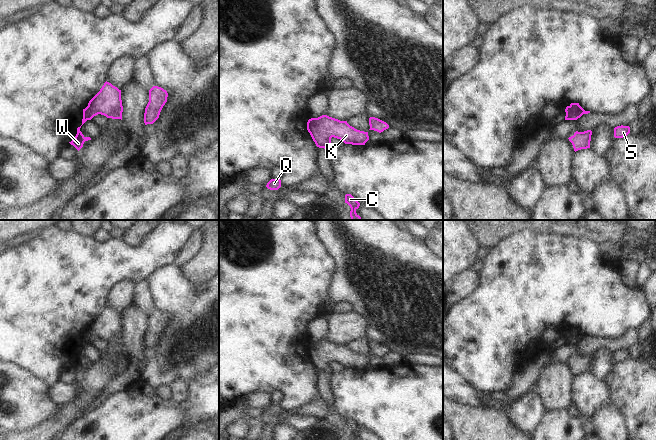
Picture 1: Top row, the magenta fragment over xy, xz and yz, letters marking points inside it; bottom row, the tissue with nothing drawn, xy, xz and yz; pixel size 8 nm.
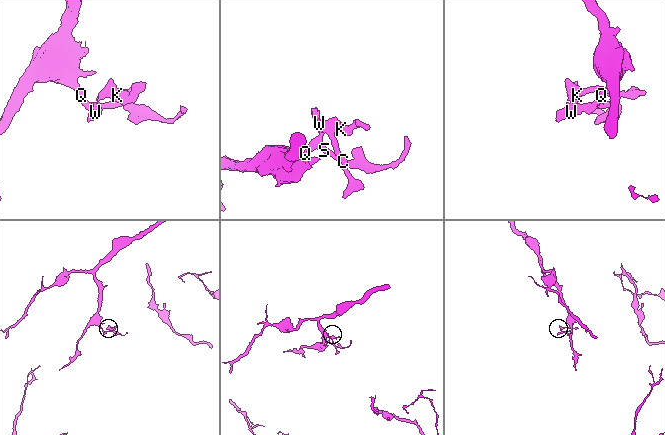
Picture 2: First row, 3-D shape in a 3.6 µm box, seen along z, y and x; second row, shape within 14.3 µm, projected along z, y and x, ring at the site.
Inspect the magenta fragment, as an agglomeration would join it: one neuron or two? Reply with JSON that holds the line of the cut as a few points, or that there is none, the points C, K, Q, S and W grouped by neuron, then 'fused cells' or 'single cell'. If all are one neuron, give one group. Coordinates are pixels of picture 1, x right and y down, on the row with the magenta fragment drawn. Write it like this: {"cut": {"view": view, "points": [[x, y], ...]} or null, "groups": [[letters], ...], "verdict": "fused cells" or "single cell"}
{"cut": {"view": "xy", "points": [[85, 108], [85, 113], [89, 119]]}, "groups": [["C", "K"], ["Q", "S", "W"]], "verdict": "fused cells"}

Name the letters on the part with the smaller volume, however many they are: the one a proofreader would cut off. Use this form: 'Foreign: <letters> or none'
Foreign: C, K

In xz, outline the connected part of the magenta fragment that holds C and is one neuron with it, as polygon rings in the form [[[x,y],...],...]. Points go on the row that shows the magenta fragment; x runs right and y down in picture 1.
[[[351,194],[345,195],[345,203],[347,203],[351,208],[351,220],[362,220],[361,217],[356,213],[356,210],[359,208],[360,203]]]

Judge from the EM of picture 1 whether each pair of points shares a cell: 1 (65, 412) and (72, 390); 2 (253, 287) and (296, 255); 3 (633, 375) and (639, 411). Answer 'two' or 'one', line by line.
1: two
2: one
3: one

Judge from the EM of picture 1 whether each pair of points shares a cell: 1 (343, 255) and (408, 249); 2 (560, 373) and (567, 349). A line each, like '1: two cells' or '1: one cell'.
1: one cell
2: two cells

